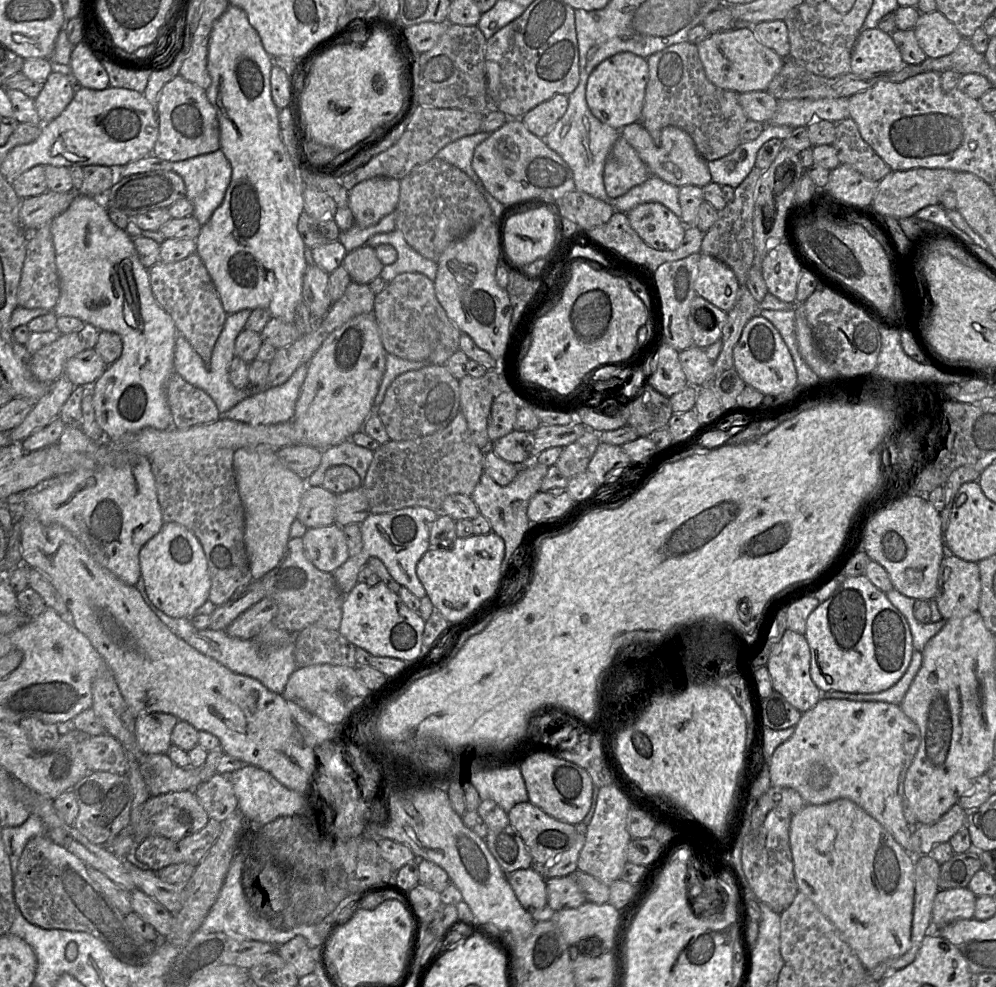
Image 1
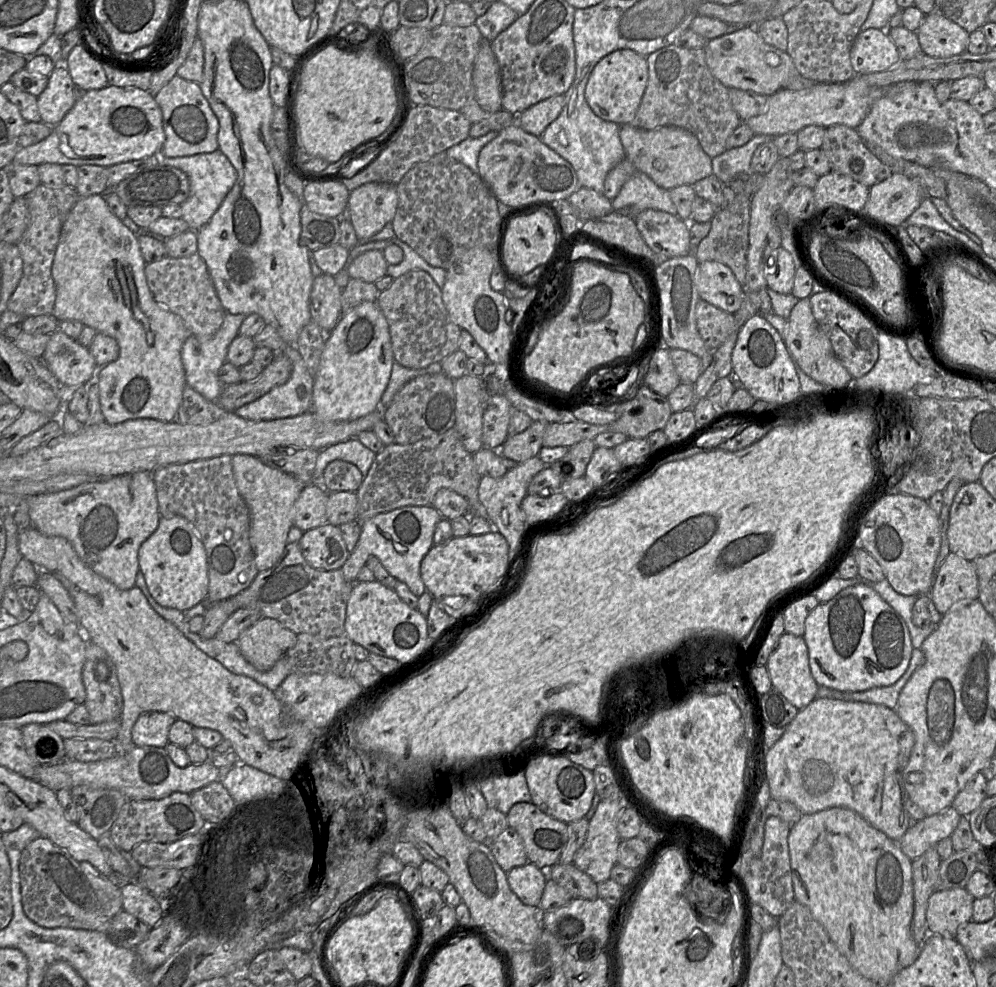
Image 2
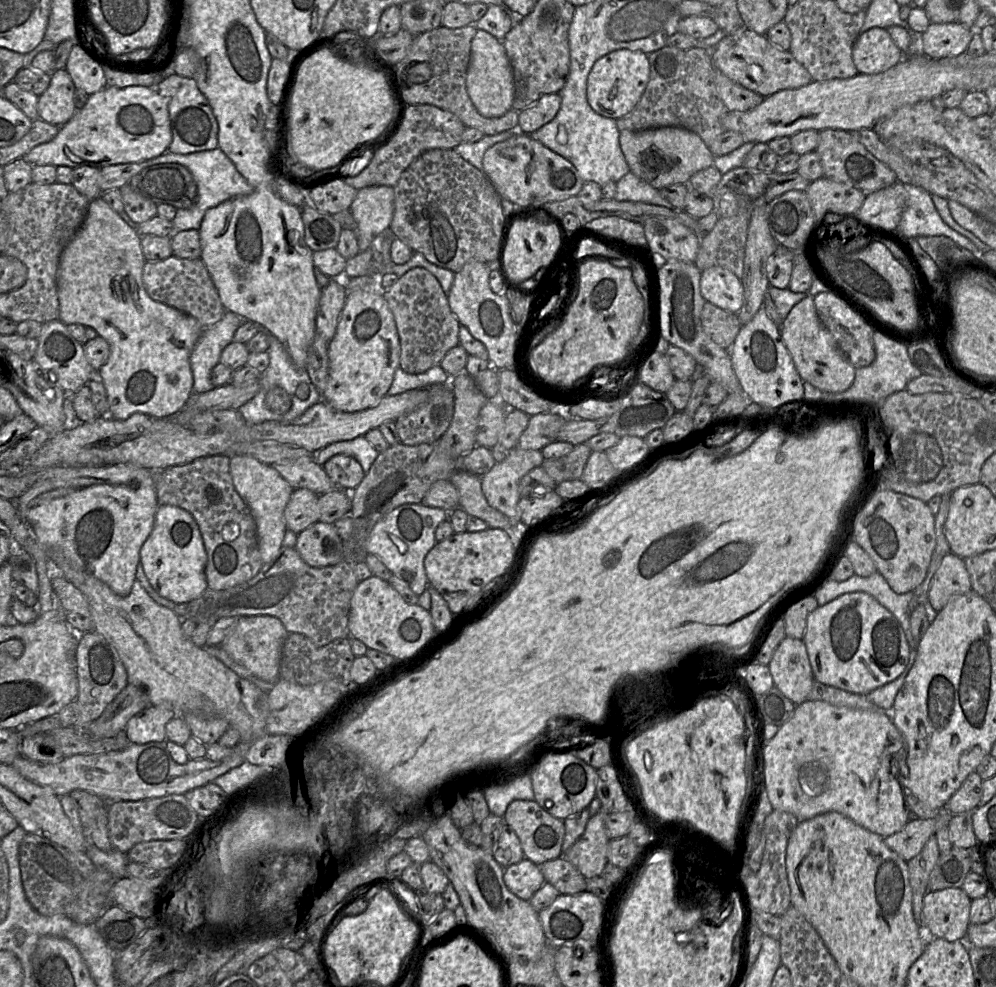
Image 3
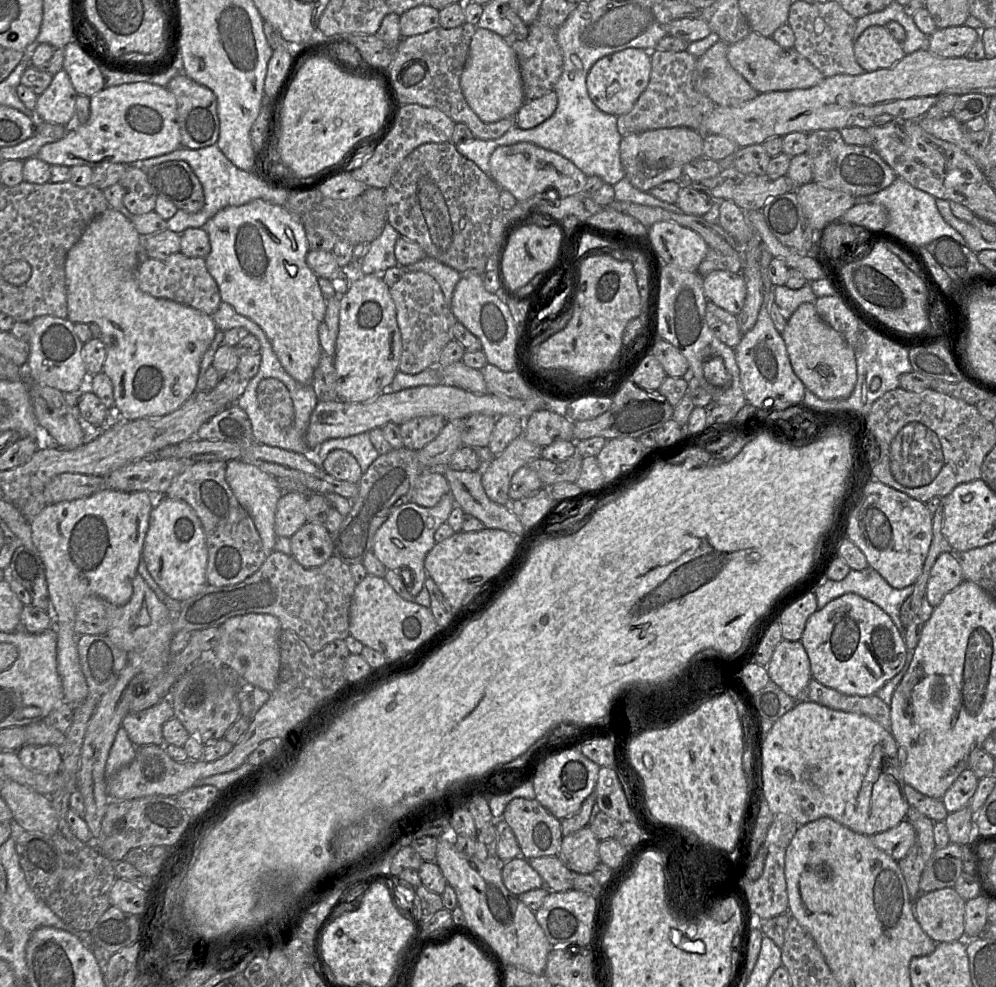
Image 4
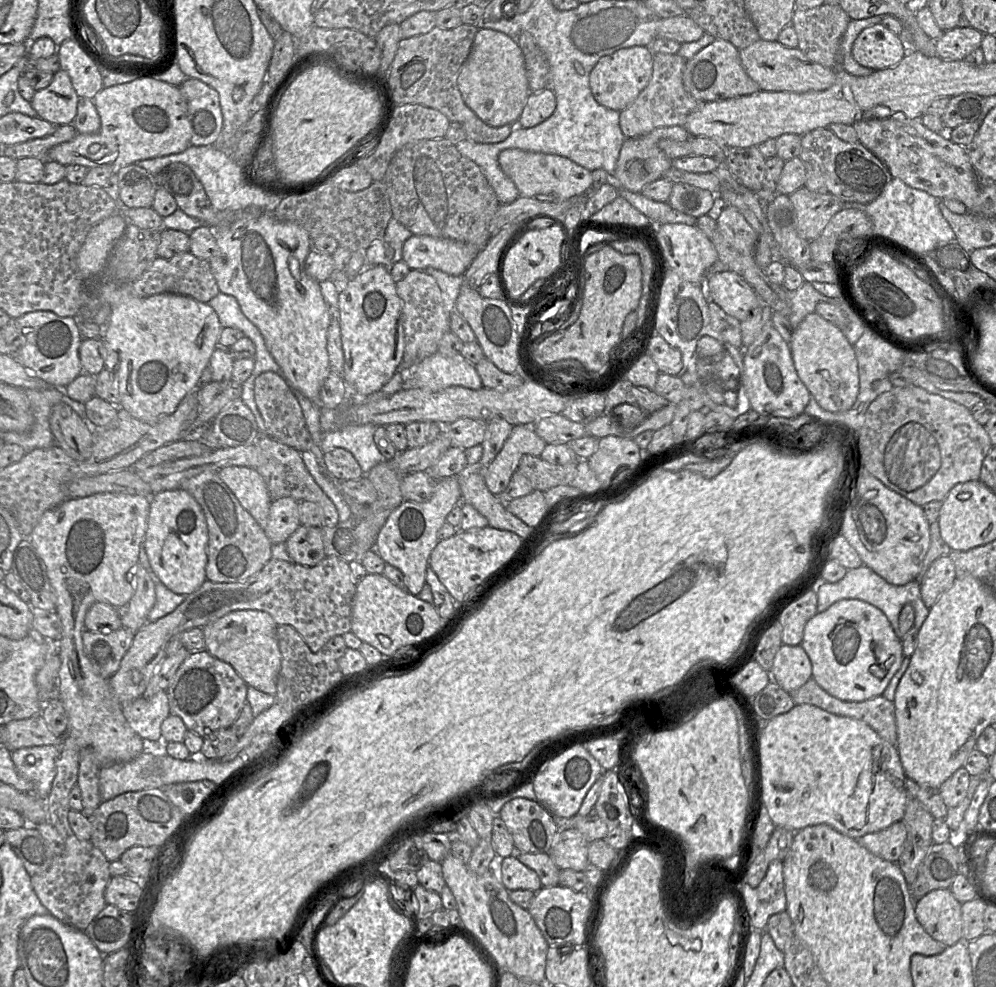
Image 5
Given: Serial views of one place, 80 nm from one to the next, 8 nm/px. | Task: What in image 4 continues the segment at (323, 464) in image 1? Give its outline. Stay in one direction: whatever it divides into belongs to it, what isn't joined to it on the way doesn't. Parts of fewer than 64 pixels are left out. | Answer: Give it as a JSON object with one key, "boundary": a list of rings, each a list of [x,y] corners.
{"boundary":[[[368,432],[347,438],[328,439],[319,448],[319,460],[321,463],[331,451],[336,449],[345,450],[356,458],[363,474],[379,456],[379,453],[370,440]]]}

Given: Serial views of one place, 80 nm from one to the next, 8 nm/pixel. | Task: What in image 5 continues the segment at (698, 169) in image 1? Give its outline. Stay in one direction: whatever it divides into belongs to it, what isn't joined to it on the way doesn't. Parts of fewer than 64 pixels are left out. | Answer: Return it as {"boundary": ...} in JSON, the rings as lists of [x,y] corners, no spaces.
{"boundary":[[[668,126],[656,128],[641,137],[625,139],[613,173],[613,181],[618,189],[626,189],[631,192],[641,193],[642,189],[647,184],[662,178],[665,172],[672,167],[672,159],[658,147],[659,141],[685,141],[690,136],[691,134],[684,126]]]}

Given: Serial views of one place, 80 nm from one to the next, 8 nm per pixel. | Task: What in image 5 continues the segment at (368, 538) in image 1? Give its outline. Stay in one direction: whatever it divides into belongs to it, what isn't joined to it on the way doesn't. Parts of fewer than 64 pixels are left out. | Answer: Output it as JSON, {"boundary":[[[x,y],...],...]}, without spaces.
{"boundary":[[[456,476],[438,480],[436,491],[427,502],[404,501],[387,518],[375,541],[375,551],[389,565],[399,569],[405,578],[405,589],[418,595],[425,584],[431,552],[438,543],[437,533],[454,506],[462,503]]]}

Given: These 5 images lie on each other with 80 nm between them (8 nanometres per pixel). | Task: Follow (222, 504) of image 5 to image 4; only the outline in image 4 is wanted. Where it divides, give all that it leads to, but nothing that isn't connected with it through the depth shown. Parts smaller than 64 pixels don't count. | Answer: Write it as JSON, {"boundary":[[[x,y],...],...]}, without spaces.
{"boundary":[[[197,461],[175,477],[164,494],[170,499],[186,502],[199,518],[208,553],[207,585],[215,587],[244,581],[257,572],[268,557],[251,517],[226,482],[226,465],[225,461]]]}

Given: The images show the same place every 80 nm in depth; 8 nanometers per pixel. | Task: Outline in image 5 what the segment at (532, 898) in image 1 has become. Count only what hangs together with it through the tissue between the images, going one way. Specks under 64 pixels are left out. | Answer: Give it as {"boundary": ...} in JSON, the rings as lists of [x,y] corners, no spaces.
{"boundary":[[[516,855],[503,858],[501,881],[508,891],[523,889],[538,892],[542,888],[536,872],[521,863]]]}

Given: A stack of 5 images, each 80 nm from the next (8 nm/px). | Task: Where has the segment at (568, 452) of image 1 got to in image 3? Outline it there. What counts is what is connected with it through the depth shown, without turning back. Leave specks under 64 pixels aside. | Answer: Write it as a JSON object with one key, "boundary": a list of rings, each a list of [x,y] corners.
{"boundary":[[[581,443],[574,445],[573,450],[565,456],[544,459],[541,467],[556,483],[580,479],[591,453],[591,449],[585,443]]]}

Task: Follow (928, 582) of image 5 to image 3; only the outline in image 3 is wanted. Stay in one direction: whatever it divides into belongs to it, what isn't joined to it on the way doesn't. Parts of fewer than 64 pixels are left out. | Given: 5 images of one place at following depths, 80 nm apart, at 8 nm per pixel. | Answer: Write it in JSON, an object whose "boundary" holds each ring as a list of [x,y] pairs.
{"boundary":[[[950,552],[944,556],[935,572],[928,591],[928,600],[935,611],[941,611],[956,595],[972,590],[965,561]]]}

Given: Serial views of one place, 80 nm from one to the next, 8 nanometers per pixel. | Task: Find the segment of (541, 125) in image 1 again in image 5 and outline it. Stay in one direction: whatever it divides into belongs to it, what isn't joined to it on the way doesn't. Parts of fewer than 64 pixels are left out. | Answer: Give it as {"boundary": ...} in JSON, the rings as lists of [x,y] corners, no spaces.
{"boundary":[[[550,87],[531,92],[517,121],[518,126],[534,127],[548,119],[556,109],[556,96]]]}

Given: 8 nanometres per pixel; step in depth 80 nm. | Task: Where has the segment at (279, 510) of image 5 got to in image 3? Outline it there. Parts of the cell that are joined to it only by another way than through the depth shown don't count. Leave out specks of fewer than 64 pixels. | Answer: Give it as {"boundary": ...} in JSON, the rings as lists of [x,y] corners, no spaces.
{"boundary":[[[295,489],[284,509],[284,522],[287,530],[296,535],[319,521],[318,496],[312,491]]]}

